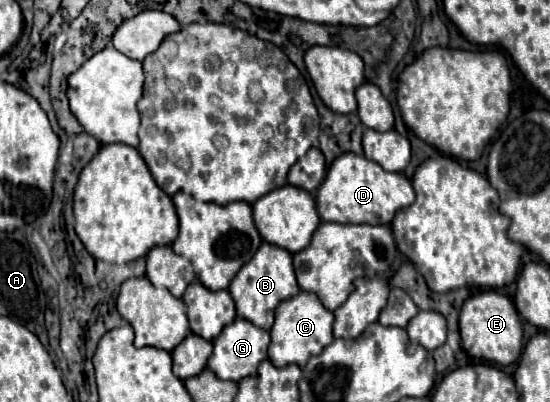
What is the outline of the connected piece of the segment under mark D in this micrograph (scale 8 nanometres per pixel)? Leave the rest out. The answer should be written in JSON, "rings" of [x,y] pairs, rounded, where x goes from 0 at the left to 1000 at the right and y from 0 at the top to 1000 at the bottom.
{"rings":[[[613,388],[573,483],[576,527],[584,547],[620,557],[711,557],[718,527],[725,517],[744,512],[751,498],[755,478],[736,433],[700,428],[689,408],[678,408],[678,398],[664,388]]]}

